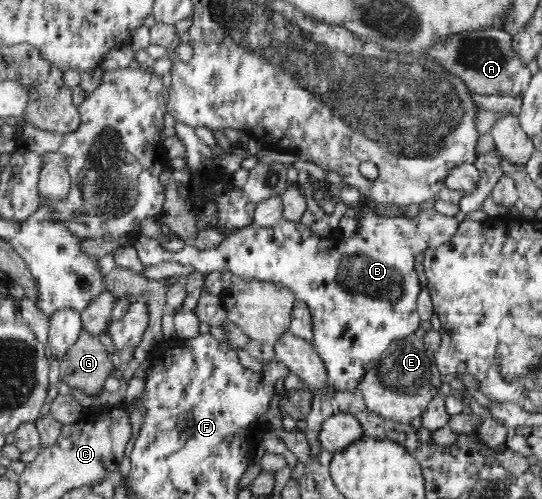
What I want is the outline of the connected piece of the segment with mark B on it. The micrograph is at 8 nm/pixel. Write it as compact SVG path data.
M363 200L358 207L360 209L359 212L361 213L361 217L358 218L358 230L356 234L347 239L343 238L338 243L328 242L326 239L323 239L317 233L313 232L311 227L305 226L300 221L291 222L286 219L283 219L279 224L276 224L271 228L263 228L253 223L250 227L244 228L239 232L231 233L230 235L226 234L224 240L222 240L219 246L206 251L200 251L192 245L188 246L184 244L184 247L181 250L178 250L178 252L172 252L173 250L171 249L162 248L159 244L160 240L154 240L154 238L144 236L141 237L139 245L143 261L143 269L151 268L152 266L159 266L163 263L176 262L180 264L192 264L197 269L198 273L202 273L206 276L212 272L228 270L229 272L232 272L234 276L248 277L250 279L255 279L256 281L270 281L290 287L290 289L294 291L296 298L304 301L308 305L310 313L312 313L315 337L313 347L316 349L318 355L322 357L328 377L331 378L336 390L358 394L360 393L360 384L362 384L362 382L364 382L364 378L366 378L367 367L377 358L382 357L386 350L392 346L392 343L396 343L396 340L407 339L408 337L414 335L414 332L421 327L420 323L422 320L420 320L420 314L418 314L418 308L416 306L418 306L418 295L423 287L420 285L420 281L418 281L419 276L415 271L416 255L424 253L424 250L436 249L437 247L442 246L444 242L448 242L448 240L456 234L457 229L459 228L458 220L456 220L456 218L451 216L451 214L447 216L439 214L434 208L426 211L420 210L416 218L410 218L406 216L378 216L378 214L376 214L376 210L374 209L374 205L370 204L369 201Z

